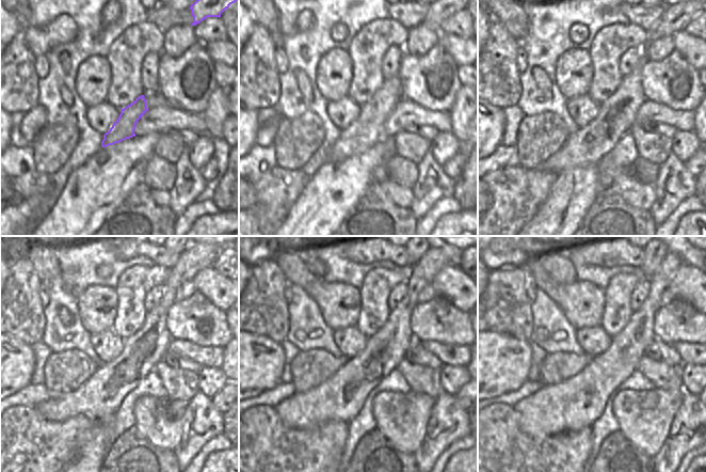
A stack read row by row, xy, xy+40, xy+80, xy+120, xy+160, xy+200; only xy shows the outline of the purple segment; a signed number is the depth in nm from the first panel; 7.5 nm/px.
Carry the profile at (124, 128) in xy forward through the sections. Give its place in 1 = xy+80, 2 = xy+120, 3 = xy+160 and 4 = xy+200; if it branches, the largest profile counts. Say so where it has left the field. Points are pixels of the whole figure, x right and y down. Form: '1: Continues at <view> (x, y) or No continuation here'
1: Continues at xy+80 (588, 145)
2: Continues at xy+120 (101, 395)
3: Continues at xy+160 (340, 397)
4: Continues at xy+200 (574, 404)

